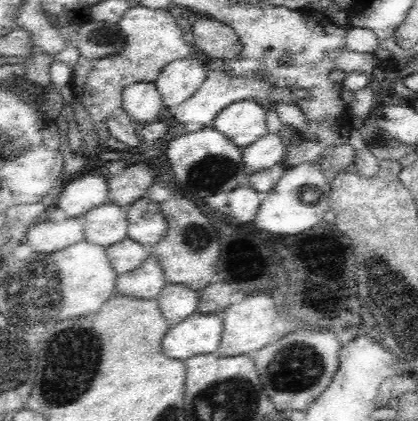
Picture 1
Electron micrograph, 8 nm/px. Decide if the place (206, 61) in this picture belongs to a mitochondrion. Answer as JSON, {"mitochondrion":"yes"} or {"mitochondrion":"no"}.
{"mitochondrion":"no"}

